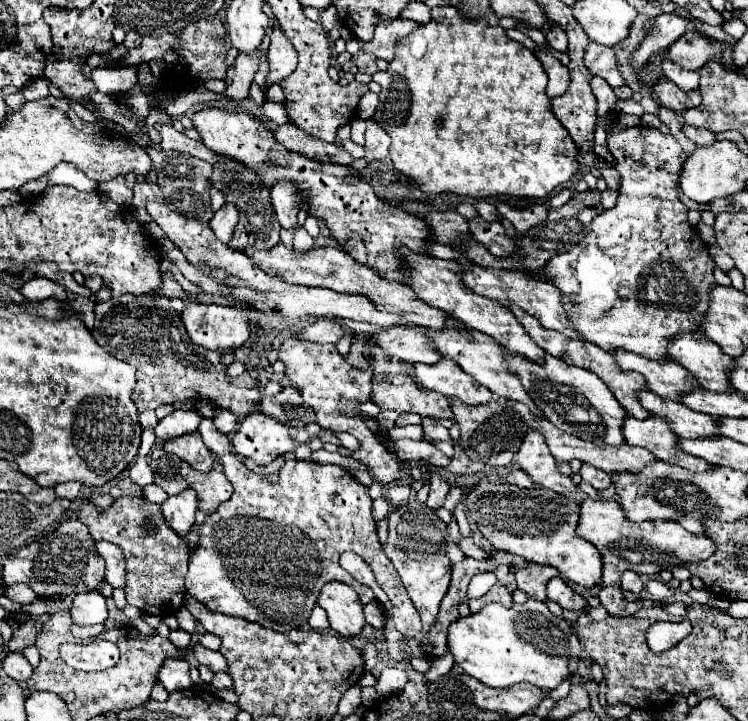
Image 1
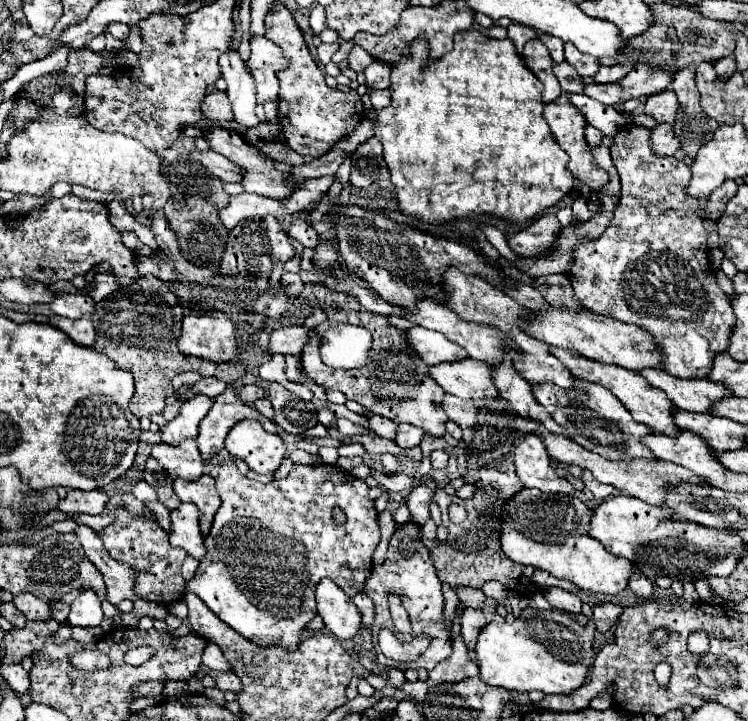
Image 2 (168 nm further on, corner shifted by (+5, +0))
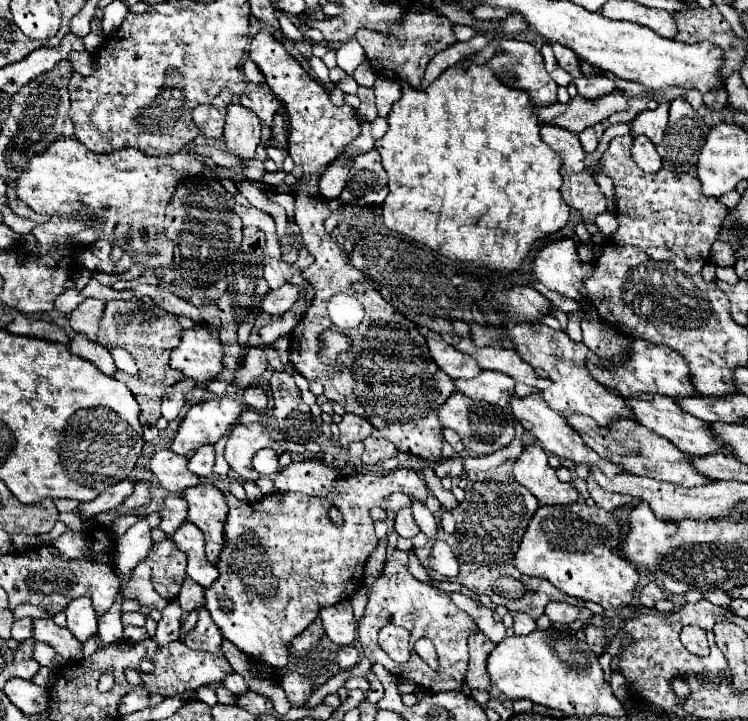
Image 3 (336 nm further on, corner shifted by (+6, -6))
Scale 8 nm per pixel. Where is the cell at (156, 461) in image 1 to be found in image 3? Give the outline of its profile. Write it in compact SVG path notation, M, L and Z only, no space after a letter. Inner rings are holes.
M169 496L159 512L161 512L159 528L165 534L173 534L175 528L187 520L187 500L181 496Z

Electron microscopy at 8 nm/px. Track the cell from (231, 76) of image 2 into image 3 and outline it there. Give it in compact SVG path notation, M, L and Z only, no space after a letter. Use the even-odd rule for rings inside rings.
M241 104L227 106L227 122L223 130L225 150L243 162L255 158L255 148L261 142L261 124L257 116Z

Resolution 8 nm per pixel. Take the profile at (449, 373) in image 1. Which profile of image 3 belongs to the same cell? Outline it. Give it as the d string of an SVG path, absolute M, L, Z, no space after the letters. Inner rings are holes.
M483 370L477 378L457 380L455 388L473 400L483 400L493 406L507 408L515 392L515 380L493 370Z

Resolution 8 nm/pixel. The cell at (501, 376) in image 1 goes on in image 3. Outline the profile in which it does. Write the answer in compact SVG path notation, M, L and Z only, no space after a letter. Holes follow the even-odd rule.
M531 394L527 398L515 398L513 396L511 408L513 408L517 420L523 424L523 428L527 432L531 432L547 452L551 452L551 454L555 454L563 460L571 460L575 464L583 464L583 466L589 466L589 468L599 468L605 476L617 476L619 472L623 472L623 468L619 468L619 464L611 464L611 460L603 460L599 454L591 452L591 448L587 448L583 444L583 438L579 438L579 434L567 424L567 418L561 416L559 412L547 408L547 402L543 400L541 394Z

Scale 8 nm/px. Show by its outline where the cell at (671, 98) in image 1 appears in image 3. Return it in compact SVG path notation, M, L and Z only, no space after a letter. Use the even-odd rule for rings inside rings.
M659 104L655 110L645 110L637 114L637 118L629 124L631 136L647 136L653 144L659 144L663 140L663 132L669 118L669 104Z

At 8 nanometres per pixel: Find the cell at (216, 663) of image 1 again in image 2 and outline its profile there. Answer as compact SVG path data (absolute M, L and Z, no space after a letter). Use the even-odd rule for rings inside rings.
M206 670L206 672L208 672L208 676L214 678L216 686L218 686L222 692L226 692L226 690L240 692L242 682L240 682L240 678L238 678L234 672L228 672L228 674L212 674L212 670Z

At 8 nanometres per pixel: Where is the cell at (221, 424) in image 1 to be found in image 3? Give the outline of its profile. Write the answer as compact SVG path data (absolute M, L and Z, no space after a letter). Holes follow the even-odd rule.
M211 444L201 446L191 458L189 458L189 470L201 478L207 478L215 464L215 448Z

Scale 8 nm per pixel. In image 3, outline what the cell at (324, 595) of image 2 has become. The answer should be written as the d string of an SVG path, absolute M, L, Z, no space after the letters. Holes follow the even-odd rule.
M343 600L339 604L327 606L321 610L321 620L325 634L337 644L337 646L349 646L355 640L355 630L357 630L357 620L353 616L353 608L349 600Z

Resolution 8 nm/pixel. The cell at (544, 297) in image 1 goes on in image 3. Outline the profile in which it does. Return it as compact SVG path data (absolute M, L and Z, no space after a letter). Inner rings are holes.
M645 340L631 342L631 352L629 352L629 358L625 364L605 362L607 370L603 370L589 362L587 368L599 384L607 386L609 390L617 392L623 398L635 398L641 394L663 394L663 396L671 396L671 398L685 398L685 396L697 394L697 390L691 382L691 370L687 366L687 362L683 360L683 356L679 356L677 352L673 352L667 346L655 346Z

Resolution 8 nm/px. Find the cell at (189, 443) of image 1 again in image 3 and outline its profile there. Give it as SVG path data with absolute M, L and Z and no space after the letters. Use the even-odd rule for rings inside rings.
M161 450L151 458L151 472L171 494L183 494L185 488L199 484L199 476L187 470L187 458L171 450Z

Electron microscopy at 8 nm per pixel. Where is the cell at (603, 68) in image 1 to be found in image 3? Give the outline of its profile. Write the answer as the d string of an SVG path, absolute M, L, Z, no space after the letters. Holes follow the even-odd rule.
M551 44L551 48L553 48L553 54L555 54L559 66L565 68L573 78L577 78L577 76L583 74L581 68L579 68L579 60L577 60L575 52L571 52L569 48L563 48L561 44Z

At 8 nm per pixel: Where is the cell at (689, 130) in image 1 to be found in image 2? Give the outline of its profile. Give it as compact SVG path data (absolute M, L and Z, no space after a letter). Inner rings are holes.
M658 124L656 128L652 128L650 142L654 154L658 156L674 156L676 150L680 150L680 138L676 138L672 124Z

